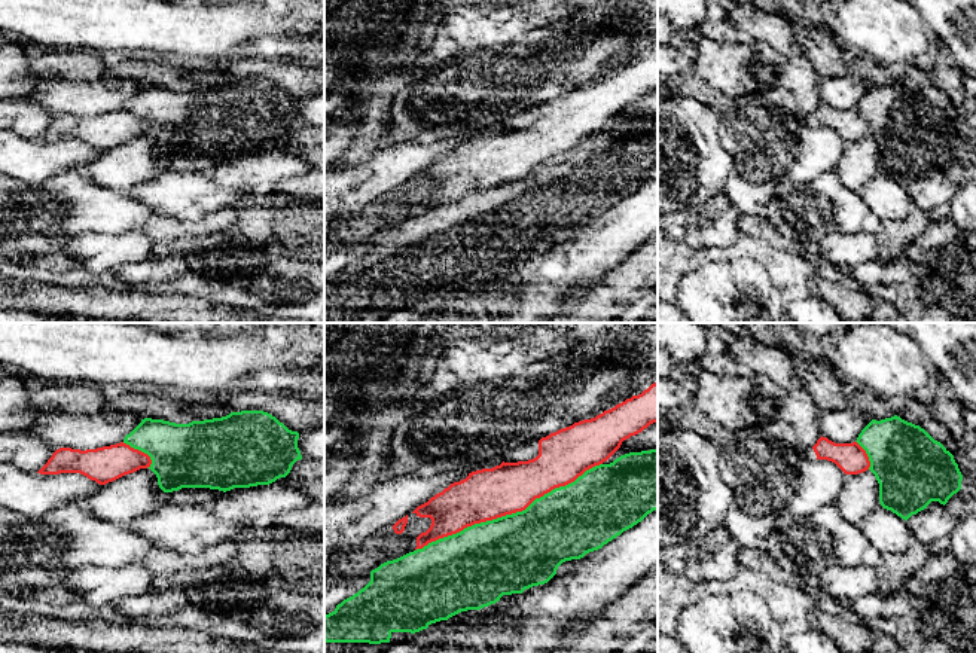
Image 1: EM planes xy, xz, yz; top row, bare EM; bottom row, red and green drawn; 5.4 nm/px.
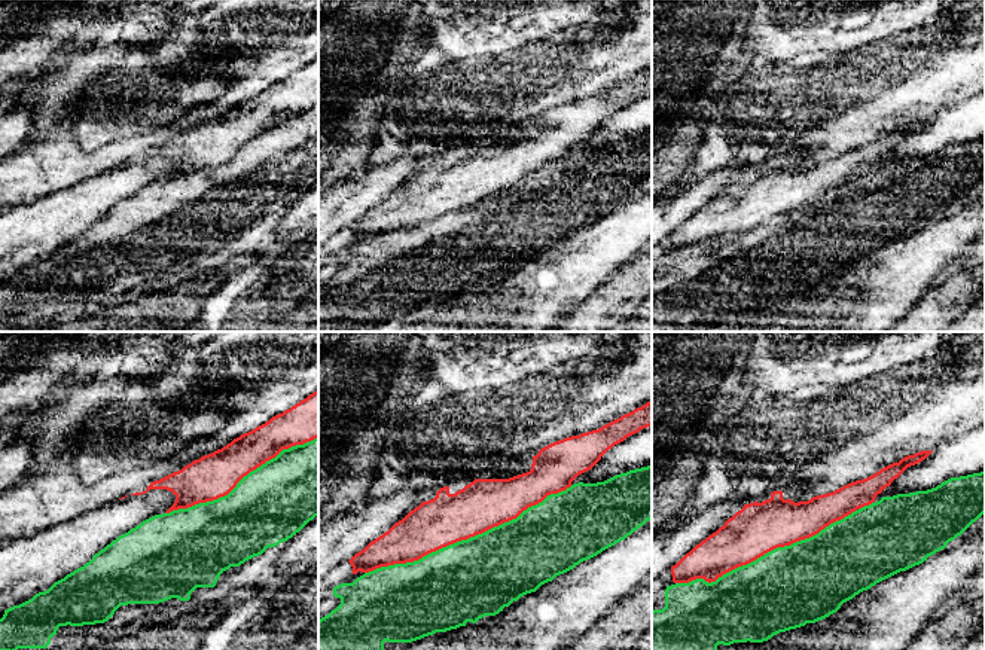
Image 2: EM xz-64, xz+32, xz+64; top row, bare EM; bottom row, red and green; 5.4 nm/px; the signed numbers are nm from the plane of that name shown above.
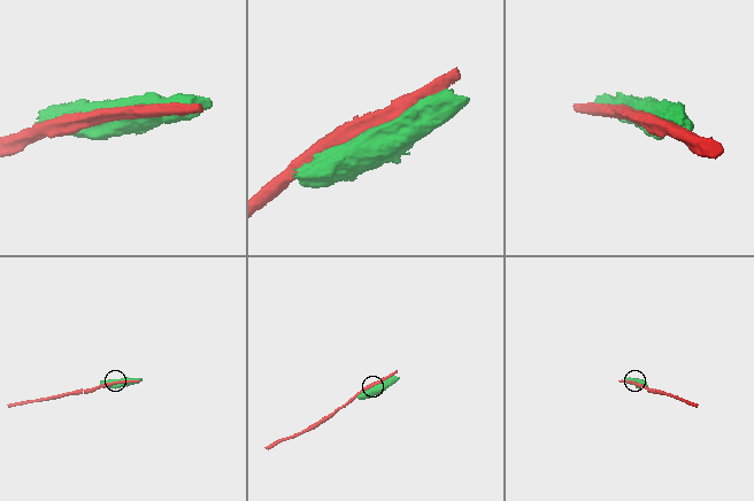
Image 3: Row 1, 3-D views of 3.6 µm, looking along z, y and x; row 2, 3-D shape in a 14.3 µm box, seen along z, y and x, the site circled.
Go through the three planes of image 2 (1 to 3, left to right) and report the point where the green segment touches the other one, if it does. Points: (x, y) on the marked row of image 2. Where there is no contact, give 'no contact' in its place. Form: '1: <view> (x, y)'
1: xz-64 (241, 478)
2: xz+32 (467, 537)
3: xz+64 (765, 552)

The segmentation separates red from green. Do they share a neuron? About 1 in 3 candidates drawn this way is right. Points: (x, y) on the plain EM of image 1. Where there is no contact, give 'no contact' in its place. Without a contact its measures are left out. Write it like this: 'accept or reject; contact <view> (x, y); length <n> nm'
reject; contact xz (508, 180); length 1100 nm

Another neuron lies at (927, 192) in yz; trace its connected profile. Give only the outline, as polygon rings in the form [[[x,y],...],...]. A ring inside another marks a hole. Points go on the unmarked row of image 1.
[[[924,176],[916,181],[912,181],[906,189],[911,196],[911,208],[921,208],[931,220],[951,217],[949,202],[954,196],[955,186],[946,178]]]

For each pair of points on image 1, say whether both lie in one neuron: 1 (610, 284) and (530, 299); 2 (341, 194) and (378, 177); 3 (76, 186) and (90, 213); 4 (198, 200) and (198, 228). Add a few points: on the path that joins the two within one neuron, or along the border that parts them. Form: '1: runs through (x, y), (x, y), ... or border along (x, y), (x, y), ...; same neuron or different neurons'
1: border along (621, 259), (597, 284); different neurons
2: runs through (350, 188), (369, 179); same neuron
3: runs through (76, 192), (78, 201), (84, 207); same neuron
4: border along (229, 206), (197, 219), (164, 217); different neurons

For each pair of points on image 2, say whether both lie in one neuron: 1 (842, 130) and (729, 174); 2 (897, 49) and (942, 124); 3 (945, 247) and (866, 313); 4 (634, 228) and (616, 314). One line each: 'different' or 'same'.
1: different
2: different
3: same
4: different

